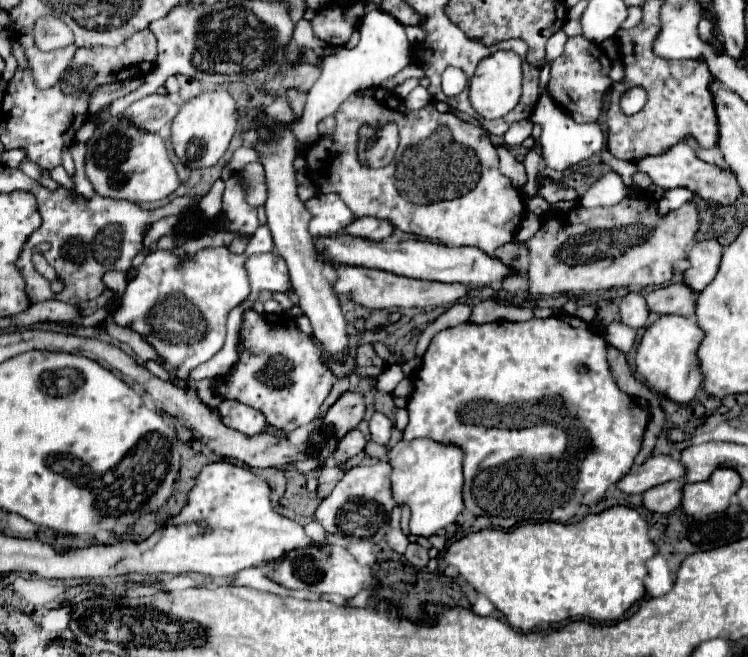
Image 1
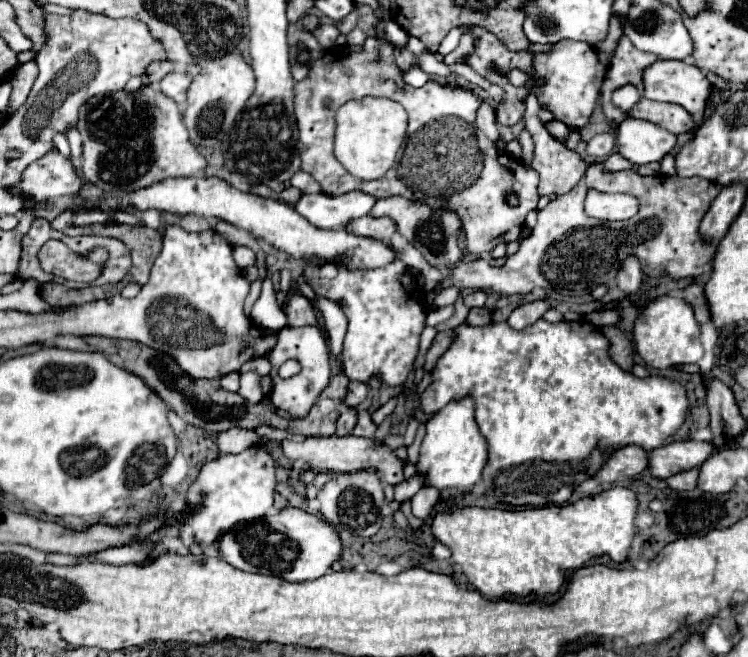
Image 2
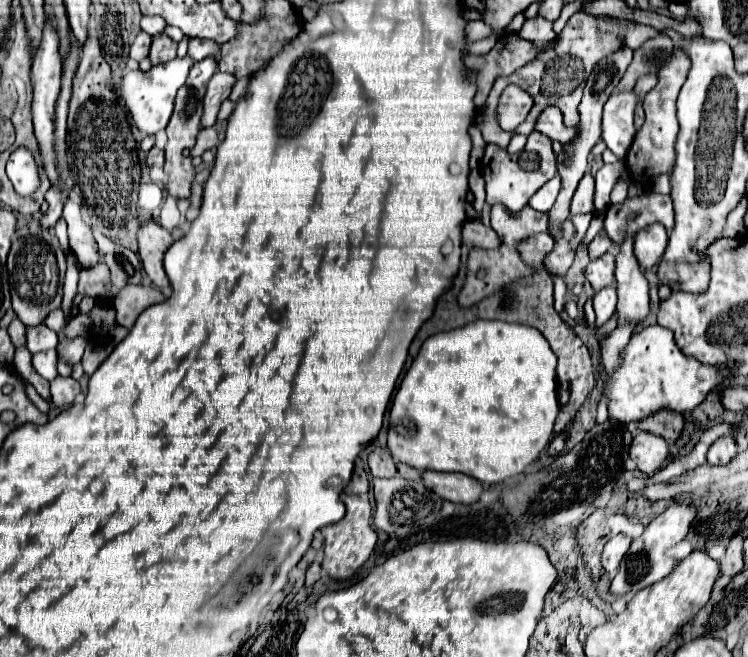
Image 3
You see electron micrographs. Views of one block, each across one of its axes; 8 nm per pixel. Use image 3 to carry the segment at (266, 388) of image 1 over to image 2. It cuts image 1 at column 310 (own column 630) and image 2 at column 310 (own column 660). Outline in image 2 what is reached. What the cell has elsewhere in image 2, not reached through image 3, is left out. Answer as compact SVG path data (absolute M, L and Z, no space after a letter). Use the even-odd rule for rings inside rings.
M314 326L282 328L280 336L278 336L278 344L273 348L269 361L272 365L269 375L274 380L274 392L272 392L274 406L284 412L290 412L294 418L304 418L310 412L310 408L314 406L320 392L330 382L330 352L328 352L328 344L326 344L322 332ZM290 358L296 358L300 362L302 370L296 376L284 380L278 376L278 368Z

